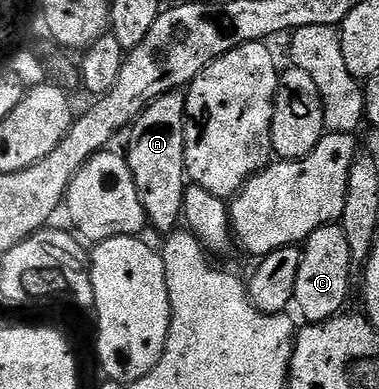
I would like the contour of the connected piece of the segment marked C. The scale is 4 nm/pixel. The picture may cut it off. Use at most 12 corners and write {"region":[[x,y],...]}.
{"region":[[341,225],[312,232],[302,250],[293,305],[325,322],[350,294]]}

